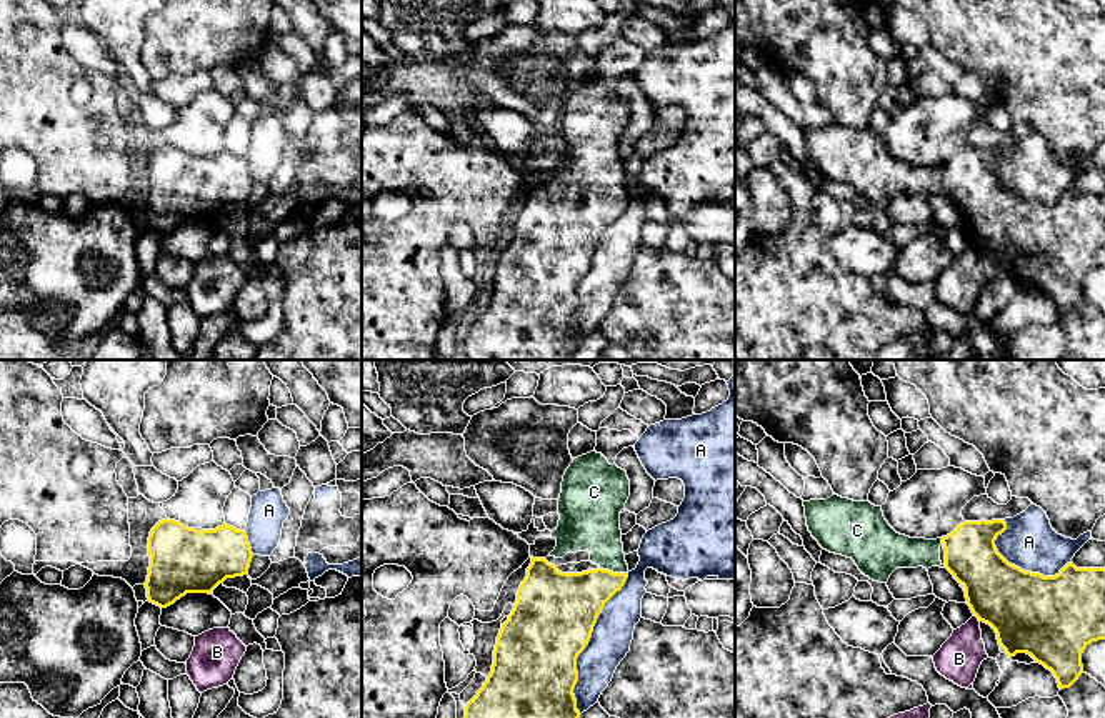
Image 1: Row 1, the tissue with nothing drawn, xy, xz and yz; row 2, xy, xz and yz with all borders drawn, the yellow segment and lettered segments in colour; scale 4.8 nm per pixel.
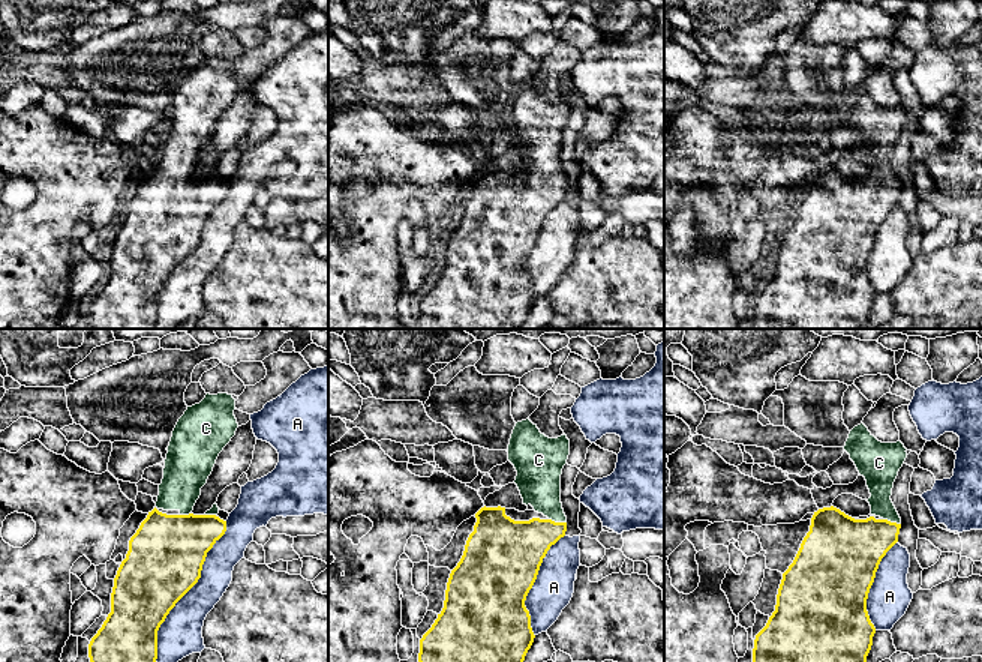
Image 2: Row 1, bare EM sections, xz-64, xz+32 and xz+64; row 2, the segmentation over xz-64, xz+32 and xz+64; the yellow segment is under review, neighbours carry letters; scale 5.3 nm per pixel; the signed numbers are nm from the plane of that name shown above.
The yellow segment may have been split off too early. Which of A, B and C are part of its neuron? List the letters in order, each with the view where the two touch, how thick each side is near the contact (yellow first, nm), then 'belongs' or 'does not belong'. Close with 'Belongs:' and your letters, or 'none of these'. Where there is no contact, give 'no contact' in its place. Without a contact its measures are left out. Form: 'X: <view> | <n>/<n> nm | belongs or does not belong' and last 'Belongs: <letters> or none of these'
A: xz | 400/200 nm | does not belong
B: yz | 380/200 nm | does not belong
C: xz | 280/260 nm | belongs
Belongs: C

